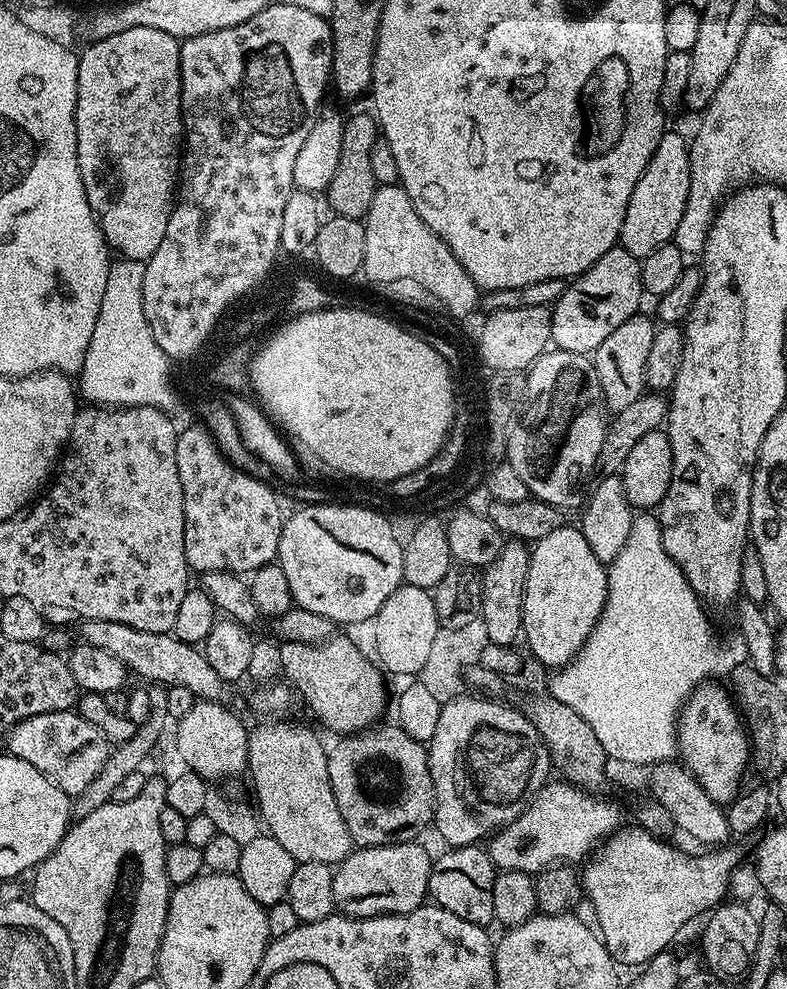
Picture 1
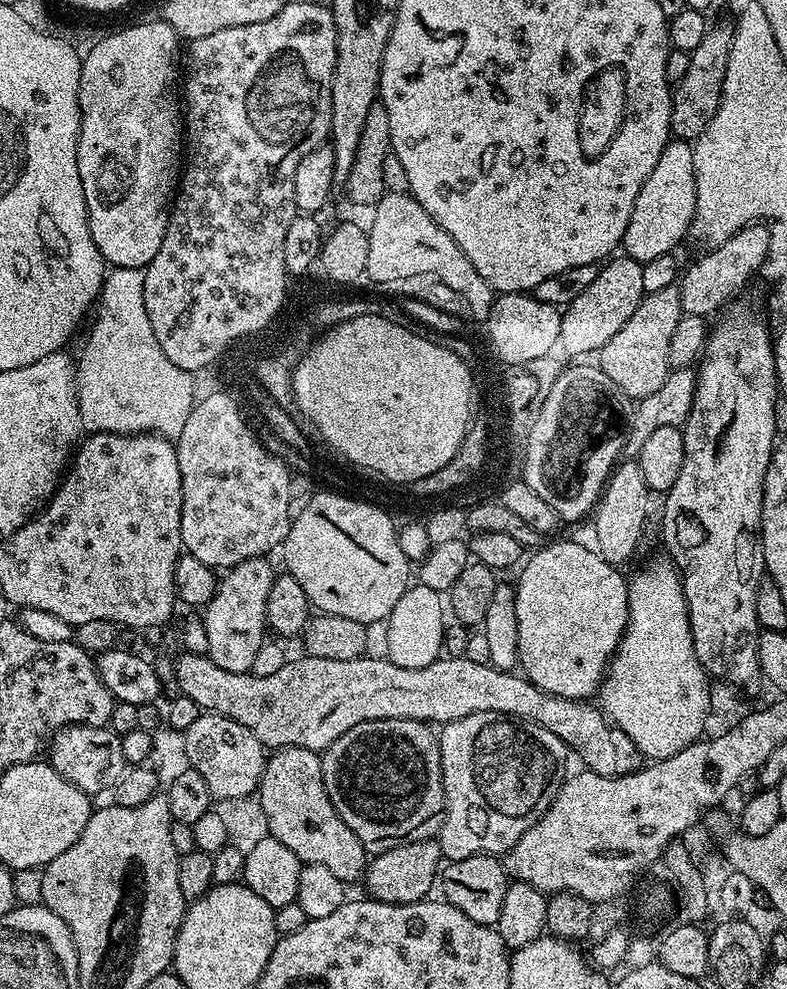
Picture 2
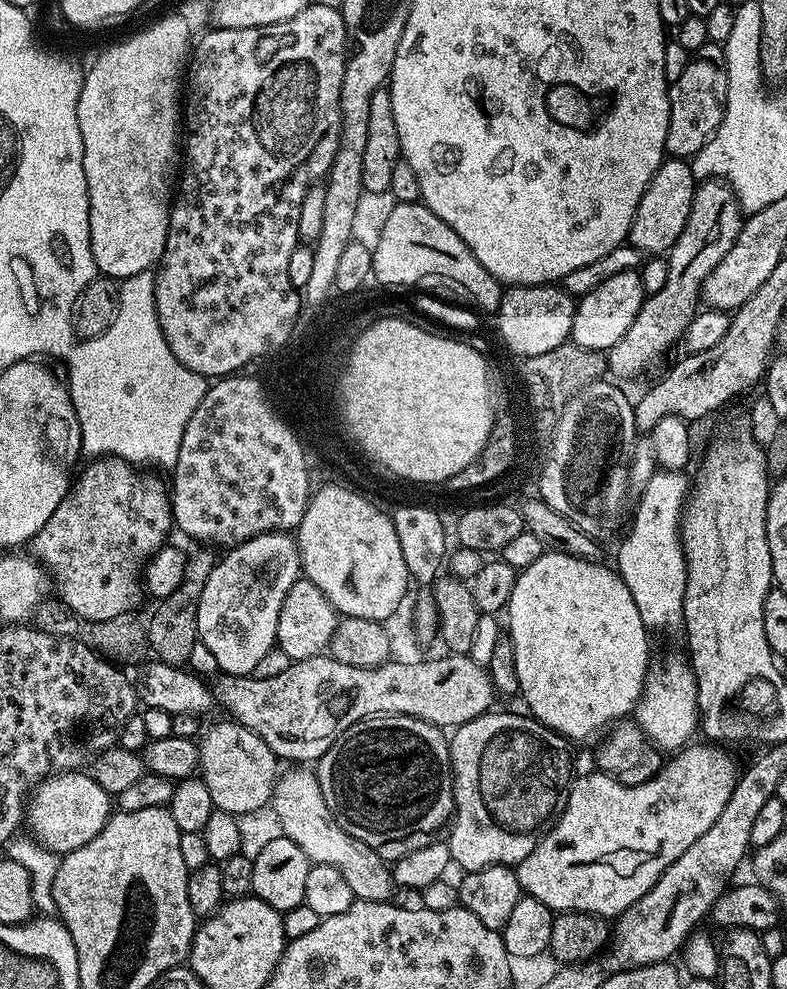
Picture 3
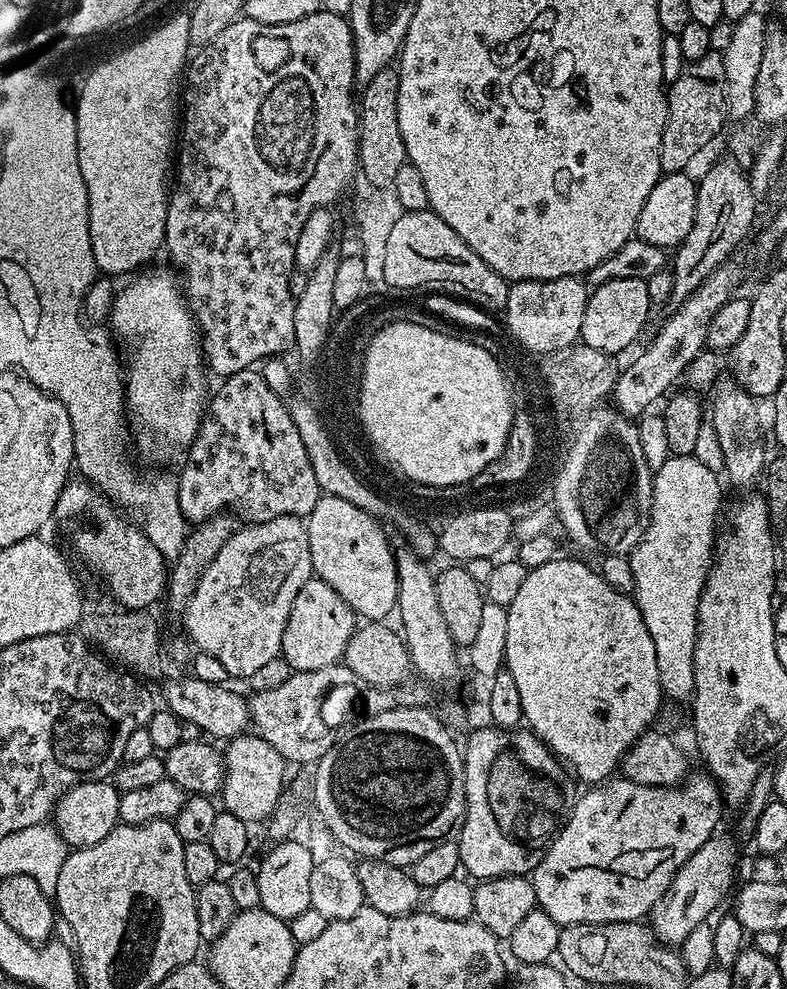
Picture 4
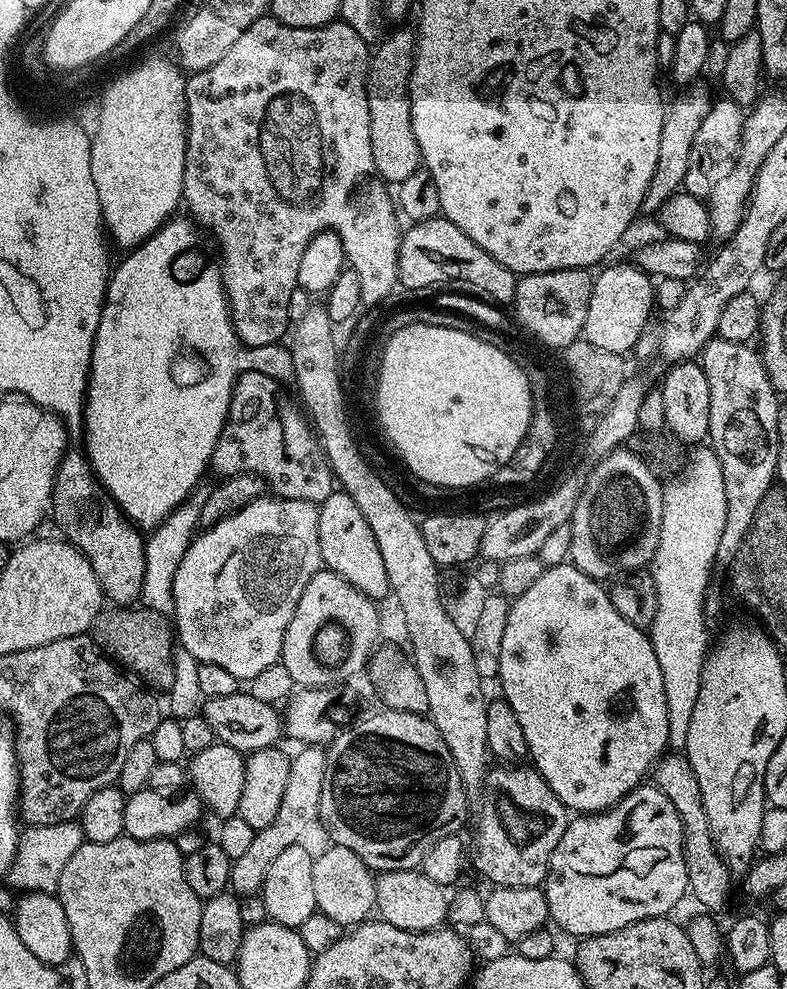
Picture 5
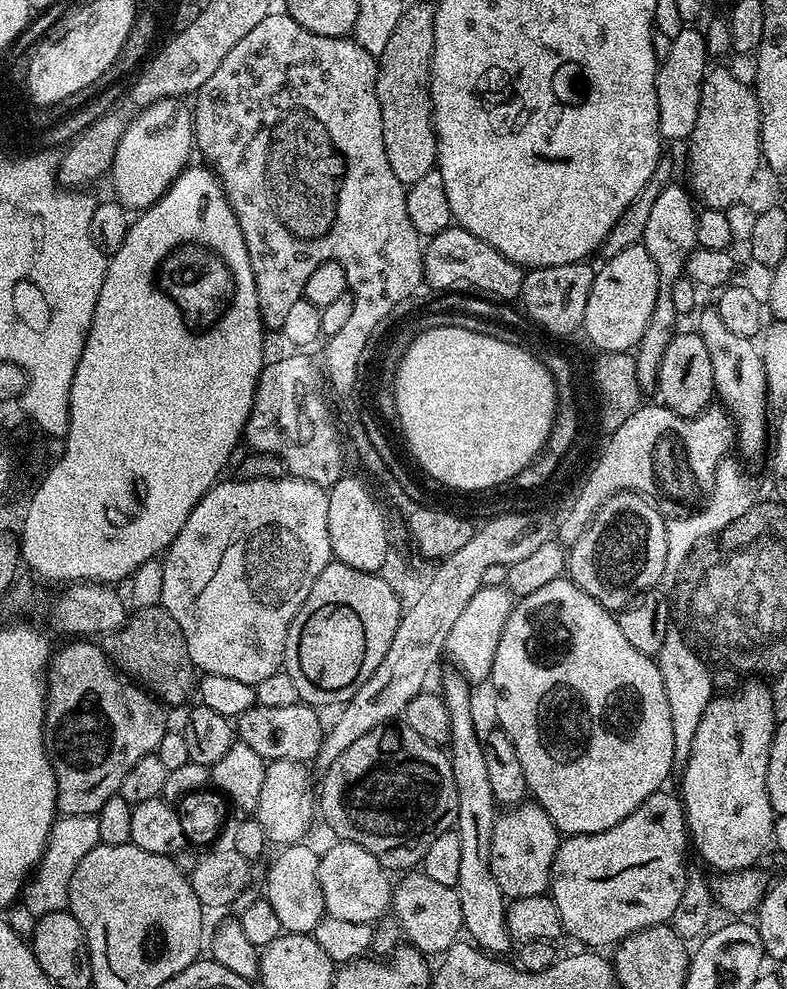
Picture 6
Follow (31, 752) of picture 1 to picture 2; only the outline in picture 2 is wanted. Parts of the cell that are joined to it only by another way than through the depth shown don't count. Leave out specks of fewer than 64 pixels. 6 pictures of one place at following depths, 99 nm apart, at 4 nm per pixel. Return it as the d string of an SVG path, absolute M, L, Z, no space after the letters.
M70 724L67 728L61 728L51 737L46 760L55 772L66 778L66 782L89 794L104 792L107 788L108 791L115 789L126 771L120 736L108 726L95 728L89 724Z

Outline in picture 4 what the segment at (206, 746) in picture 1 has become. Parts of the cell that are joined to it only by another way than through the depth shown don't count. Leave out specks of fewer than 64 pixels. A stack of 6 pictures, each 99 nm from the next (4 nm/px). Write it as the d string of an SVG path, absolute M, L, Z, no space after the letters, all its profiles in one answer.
M245 734L227 741L223 749L224 757L224 796L223 811L242 818L249 826L267 821L275 810L278 800L286 789L284 768L286 762L270 742L266 742L259 734Z

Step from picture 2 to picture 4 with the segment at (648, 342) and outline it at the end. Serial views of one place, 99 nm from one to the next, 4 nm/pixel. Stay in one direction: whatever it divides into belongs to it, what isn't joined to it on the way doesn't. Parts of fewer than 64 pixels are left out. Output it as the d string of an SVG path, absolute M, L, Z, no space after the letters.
M724 160L716 164L704 177L699 177L696 185L696 209L694 210L694 226L690 226L690 234L674 249L670 260L670 270L674 274L674 290L671 303L680 304L713 270L733 255L744 235L756 218L757 193L752 190L752 182L747 171L744 172L732 160Z

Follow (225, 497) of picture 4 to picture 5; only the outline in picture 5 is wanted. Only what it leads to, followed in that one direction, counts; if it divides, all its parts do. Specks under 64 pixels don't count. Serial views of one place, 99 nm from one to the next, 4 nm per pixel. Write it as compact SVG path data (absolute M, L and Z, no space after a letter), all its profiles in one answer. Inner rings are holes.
M241 372L232 391L224 429L214 446L210 468L220 478L243 472L258 475L283 500L305 500L319 506L334 490L332 467L305 413L292 412L291 406L280 400L280 388L274 377ZM312 471L316 471L316 476L308 480L308 472Z

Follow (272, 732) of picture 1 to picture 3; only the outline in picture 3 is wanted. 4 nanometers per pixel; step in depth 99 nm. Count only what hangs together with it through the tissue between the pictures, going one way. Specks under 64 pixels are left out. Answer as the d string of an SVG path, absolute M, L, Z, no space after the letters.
M292 766L289 772L279 773L272 791L270 807L280 823L283 836L297 844L312 864L334 866L342 878L346 878L353 897L358 900L387 901L394 889L392 868L389 861L383 860L366 842L358 842L334 818L330 806L326 806L326 798L322 798L322 786L318 782L315 771L308 766Z

